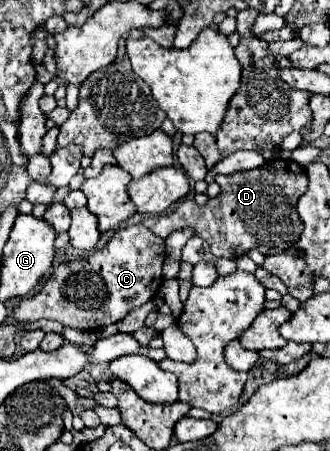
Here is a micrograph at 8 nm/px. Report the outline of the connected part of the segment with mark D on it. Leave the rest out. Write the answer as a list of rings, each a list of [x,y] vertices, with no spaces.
[[[277,159],[257,169],[217,175],[215,181],[221,187],[221,193],[205,205],[185,199],[171,213],[153,219],[149,217],[143,223],[163,239],[175,229],[191,227],[195,229],[195,235],[211,245],[213,255],[227,259],[237,259],[249,249],[259,249],[263,255],[279,255],[299,241],[303,221],[297,213],[297,199],[307,191],[307,173],[299,163]]]

